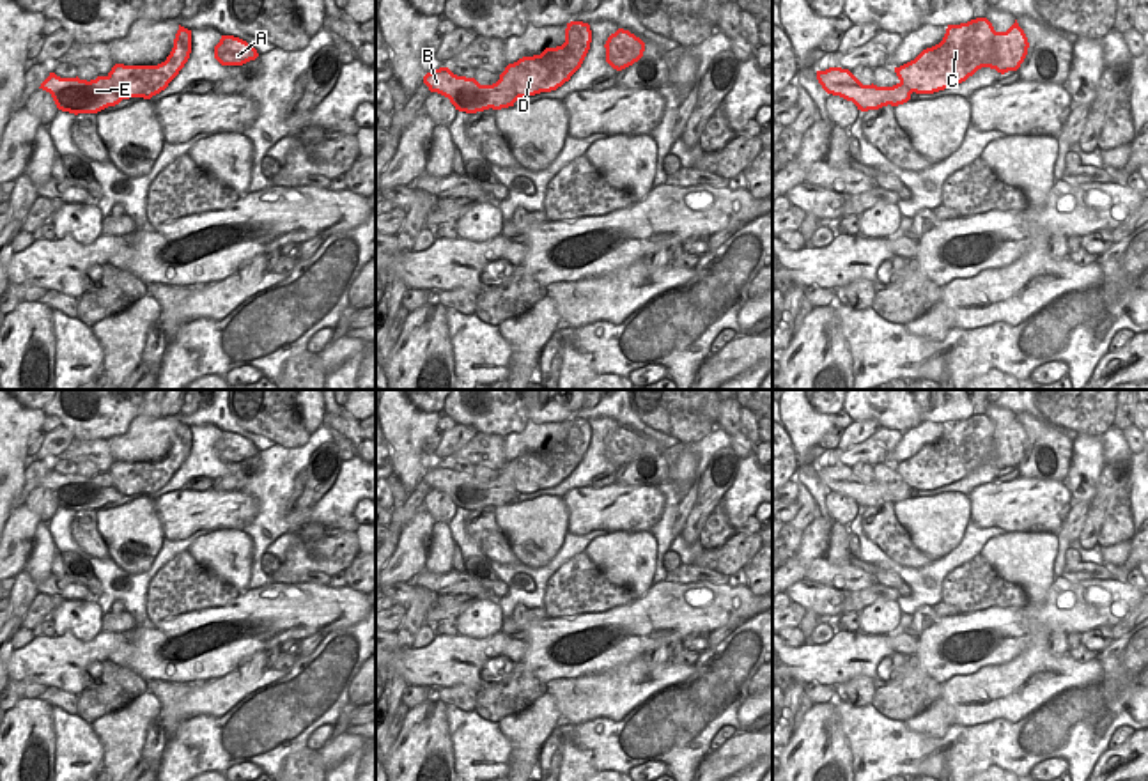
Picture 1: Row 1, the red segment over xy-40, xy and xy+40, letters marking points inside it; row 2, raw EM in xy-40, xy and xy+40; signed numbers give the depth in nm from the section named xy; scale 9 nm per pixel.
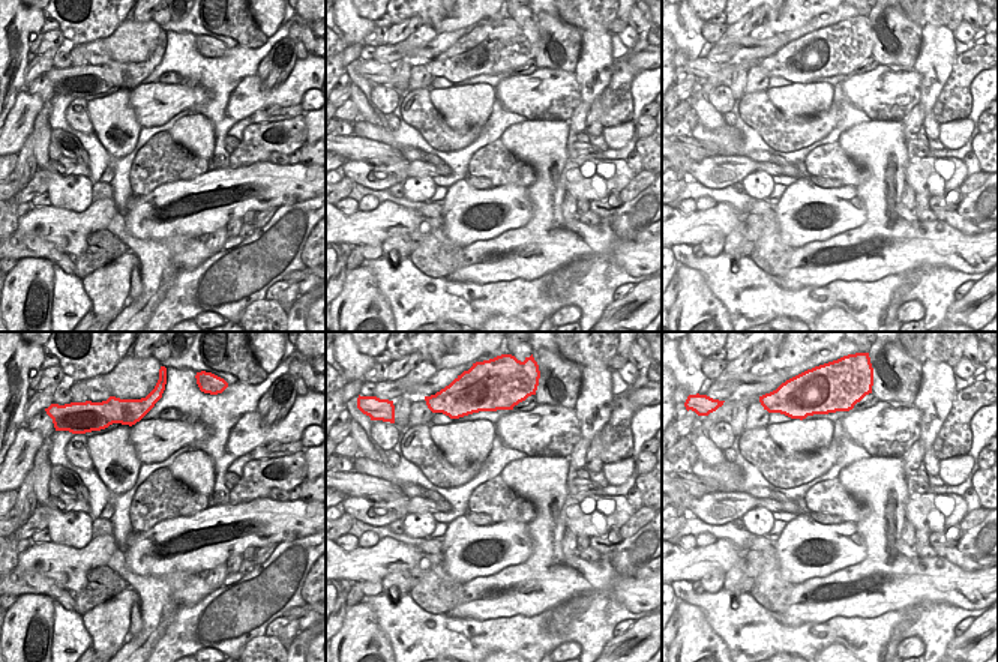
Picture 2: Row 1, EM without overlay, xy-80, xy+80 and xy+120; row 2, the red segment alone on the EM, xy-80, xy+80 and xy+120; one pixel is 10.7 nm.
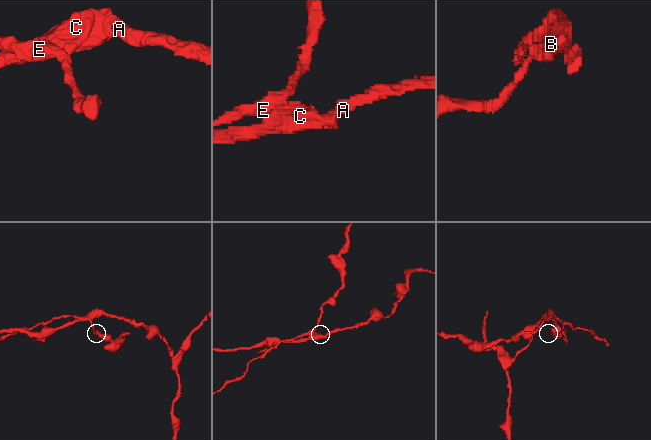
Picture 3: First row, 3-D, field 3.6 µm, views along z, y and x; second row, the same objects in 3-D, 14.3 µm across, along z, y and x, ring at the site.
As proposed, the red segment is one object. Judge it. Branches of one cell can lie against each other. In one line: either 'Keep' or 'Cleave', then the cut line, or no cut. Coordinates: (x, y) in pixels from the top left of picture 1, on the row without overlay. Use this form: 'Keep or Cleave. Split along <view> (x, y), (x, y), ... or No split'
Cleave. Split along xy (500, 471), (521, 493).

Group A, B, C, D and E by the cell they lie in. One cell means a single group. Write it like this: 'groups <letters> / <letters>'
groups A C D / B E

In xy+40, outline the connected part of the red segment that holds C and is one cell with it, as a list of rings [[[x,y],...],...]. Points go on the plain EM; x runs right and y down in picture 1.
[[[976,414],[948,421],[939,441],[895,464],[895,469],[912,489],[934,491],[966,478],[981,464],[1001,471],[1017,468],[1028,445],[1028,434],[1017,416],[1006,429],[996,429],[987,414]]]

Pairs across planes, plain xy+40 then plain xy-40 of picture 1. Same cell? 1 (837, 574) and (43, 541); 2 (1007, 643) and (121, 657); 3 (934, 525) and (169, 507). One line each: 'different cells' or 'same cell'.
1: different cells
2: different cells
3: different cells

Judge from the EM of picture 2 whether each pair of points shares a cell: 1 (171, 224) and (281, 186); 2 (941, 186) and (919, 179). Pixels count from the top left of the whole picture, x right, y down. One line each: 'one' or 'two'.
1: one
2: one

